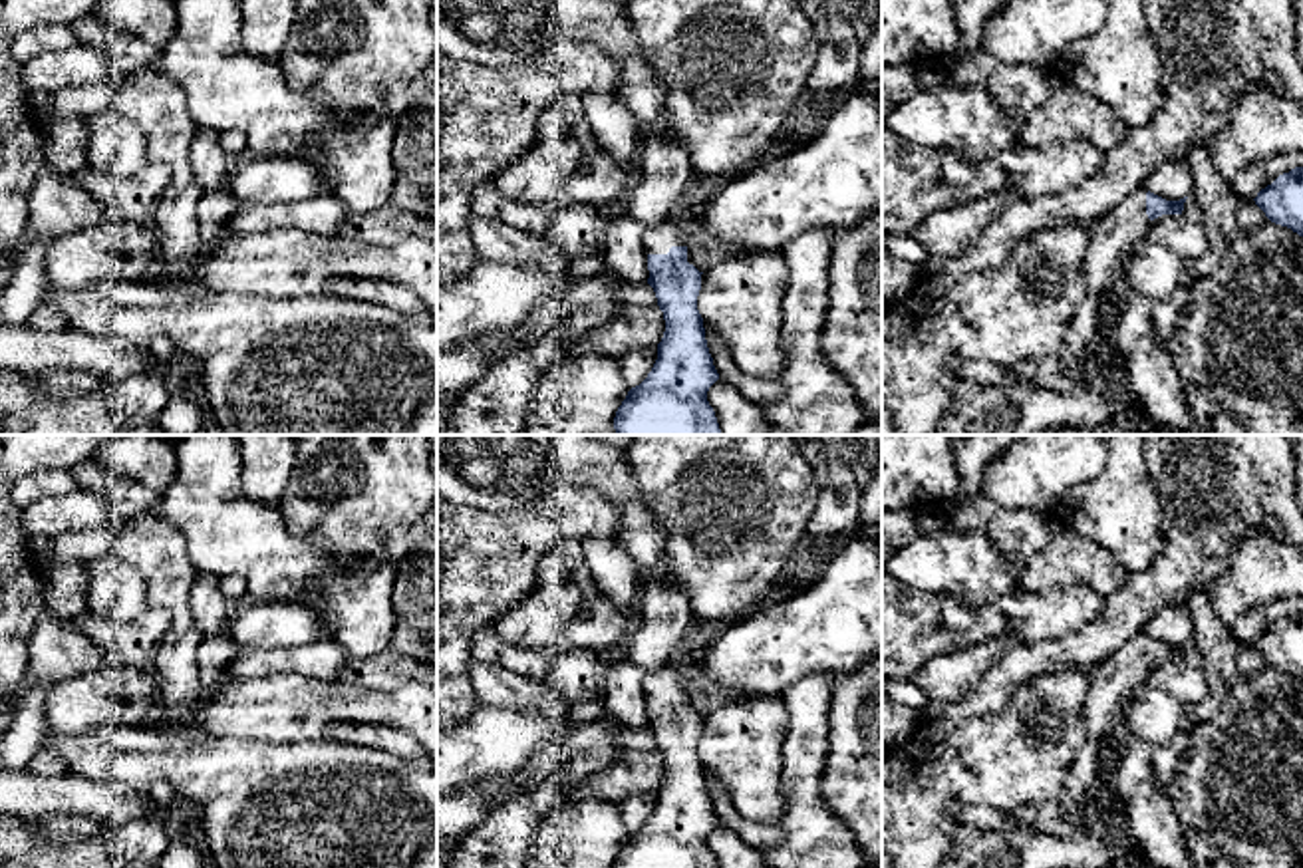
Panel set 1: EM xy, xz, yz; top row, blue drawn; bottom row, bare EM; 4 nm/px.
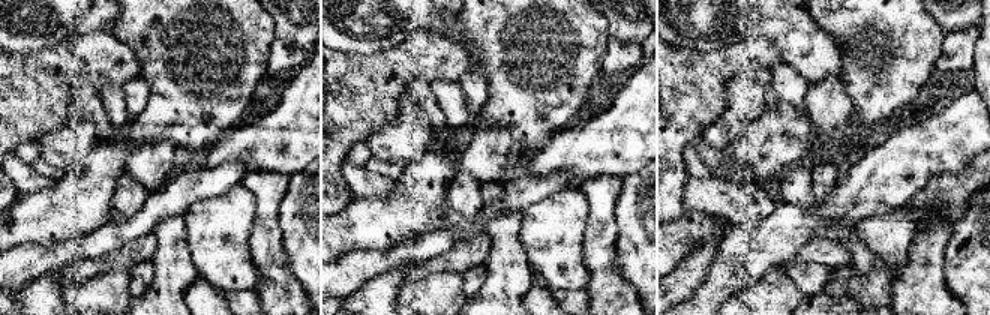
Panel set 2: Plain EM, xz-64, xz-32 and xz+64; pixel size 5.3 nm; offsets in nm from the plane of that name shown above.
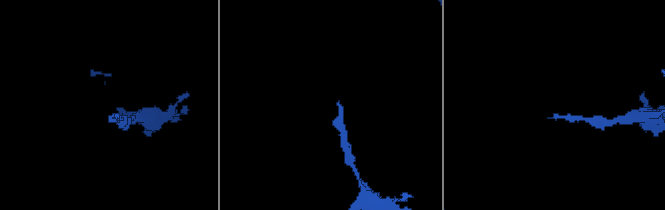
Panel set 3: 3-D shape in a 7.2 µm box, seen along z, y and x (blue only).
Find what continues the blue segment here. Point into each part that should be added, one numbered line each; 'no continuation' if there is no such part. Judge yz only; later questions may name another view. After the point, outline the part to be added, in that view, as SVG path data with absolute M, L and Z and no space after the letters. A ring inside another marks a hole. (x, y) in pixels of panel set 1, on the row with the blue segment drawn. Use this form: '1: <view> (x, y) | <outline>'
1: yz (1113, 237) | M1140 187L1112 211L1090 222L1090 244L1085 256L1085 298L1067 328L1065 350L1057 358L1035 358L1009 367L1013 385L1023 389L1071 391L1079 379L1079 362L1096 334L1100 304L1116 286L1132 248L1144 240L1152 222L1146 215L1146 189Z

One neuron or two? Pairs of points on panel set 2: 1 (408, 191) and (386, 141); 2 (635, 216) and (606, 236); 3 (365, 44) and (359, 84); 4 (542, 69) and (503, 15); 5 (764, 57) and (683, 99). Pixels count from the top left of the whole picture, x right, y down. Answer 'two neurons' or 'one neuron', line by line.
1: two neurons
2: two neurons
3: two neurons
4: one neuron
5: one neuron

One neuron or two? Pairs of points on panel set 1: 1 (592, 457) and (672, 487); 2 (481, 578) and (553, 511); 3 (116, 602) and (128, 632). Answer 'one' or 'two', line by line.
1: two
2: one
3: two

